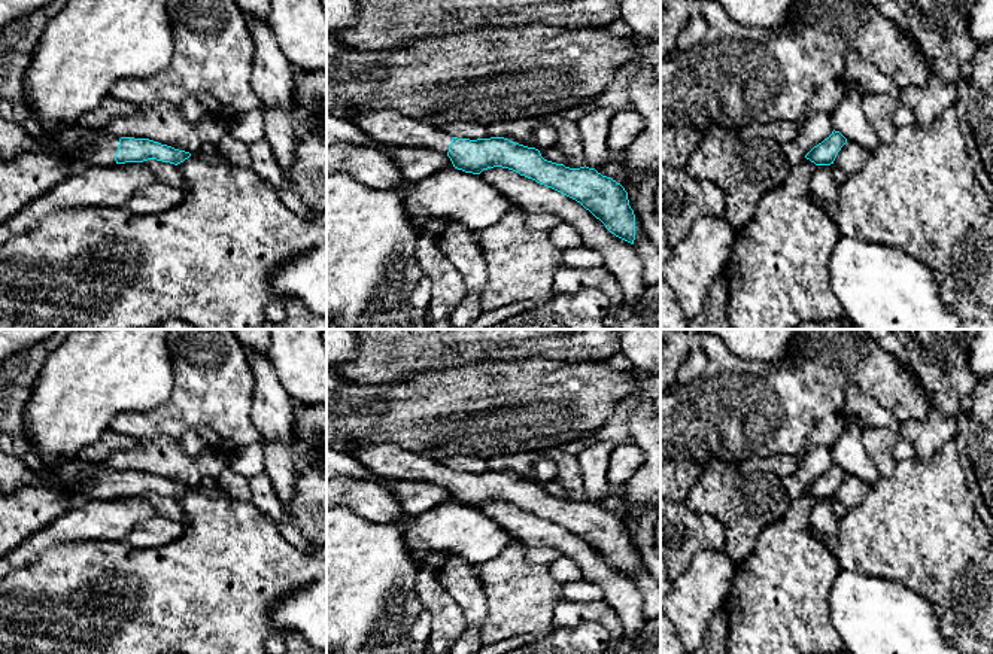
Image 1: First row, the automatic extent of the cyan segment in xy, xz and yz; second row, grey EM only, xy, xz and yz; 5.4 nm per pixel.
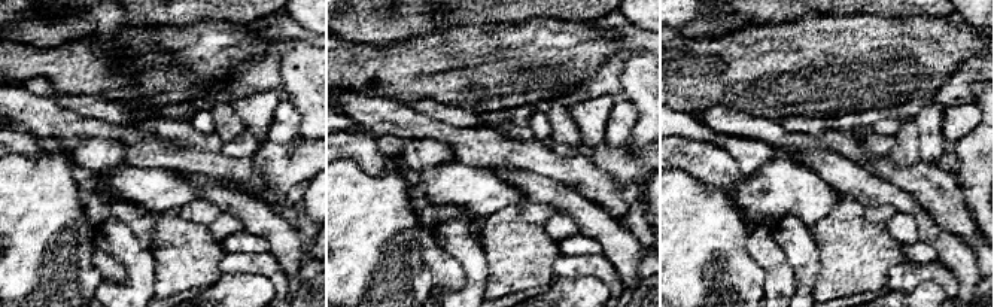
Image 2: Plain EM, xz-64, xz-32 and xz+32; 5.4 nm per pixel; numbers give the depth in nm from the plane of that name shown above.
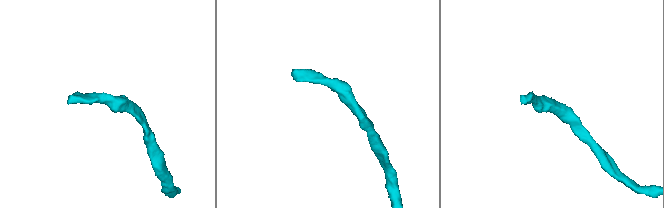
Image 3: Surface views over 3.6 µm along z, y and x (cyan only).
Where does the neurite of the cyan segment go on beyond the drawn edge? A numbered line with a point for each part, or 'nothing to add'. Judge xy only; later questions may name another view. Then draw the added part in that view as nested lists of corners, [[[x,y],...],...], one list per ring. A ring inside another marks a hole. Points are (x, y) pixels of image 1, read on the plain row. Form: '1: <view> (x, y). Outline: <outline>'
1: xy (99, 514). Outline: [[[45,462],[36,475],[40,486],[69,492],[78,504],[1,557],[0,580],[30,565],[54,545],[69,541],[122,541],[136,523],[157,514],[143,496],[115,495],[118,471],[97,471],[94,465],[73,462]]]

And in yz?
1: yz (852, 492). Outline: [[[847,475],[838,486],[833,499],[845,505],[847,508],[860,505],[869,495],[872,486],[868,483]]]

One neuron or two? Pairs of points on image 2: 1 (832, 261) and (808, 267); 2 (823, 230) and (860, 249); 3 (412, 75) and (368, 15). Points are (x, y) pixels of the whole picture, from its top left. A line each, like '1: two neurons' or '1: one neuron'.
1: two neurons
2: one neuron
3: two neurons

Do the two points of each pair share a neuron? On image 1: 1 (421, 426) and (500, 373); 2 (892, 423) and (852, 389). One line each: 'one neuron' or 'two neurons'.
1: one neuron
2: one neuron

